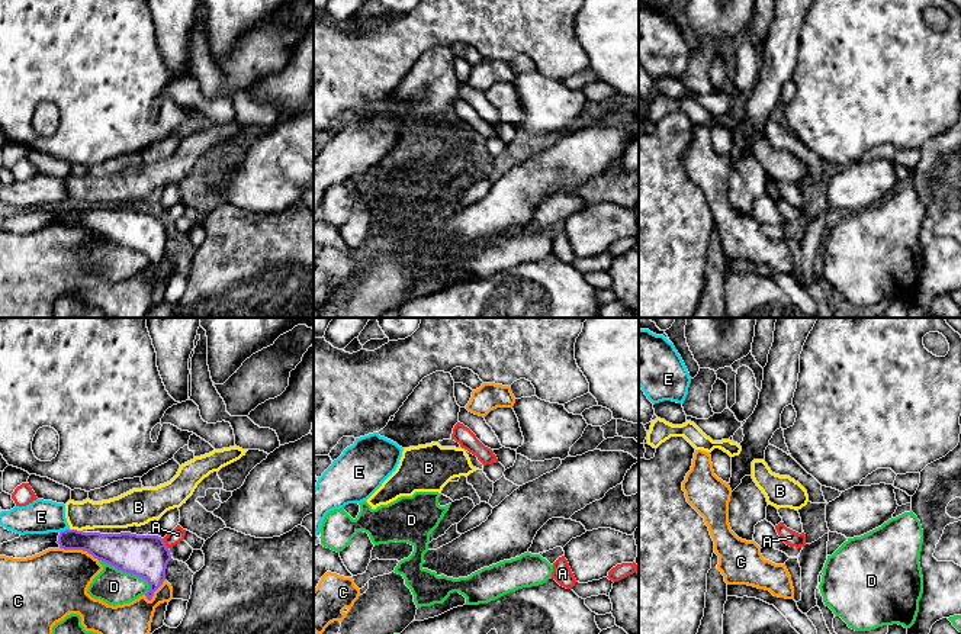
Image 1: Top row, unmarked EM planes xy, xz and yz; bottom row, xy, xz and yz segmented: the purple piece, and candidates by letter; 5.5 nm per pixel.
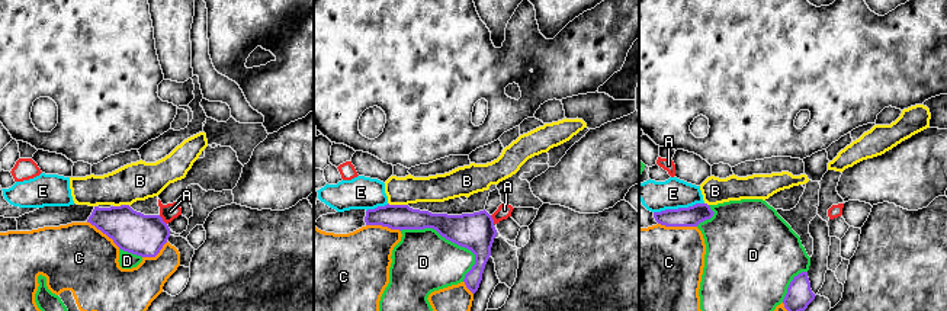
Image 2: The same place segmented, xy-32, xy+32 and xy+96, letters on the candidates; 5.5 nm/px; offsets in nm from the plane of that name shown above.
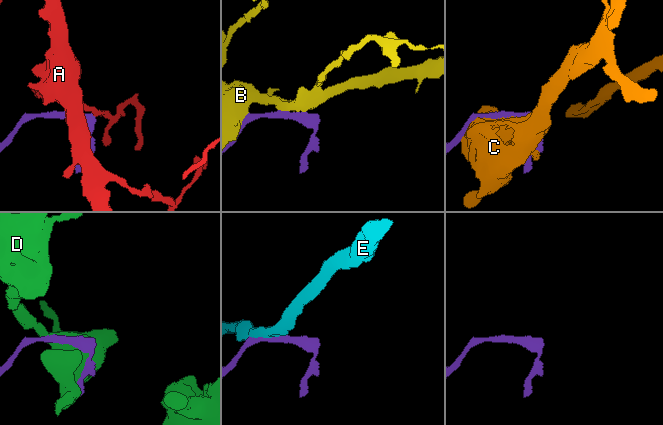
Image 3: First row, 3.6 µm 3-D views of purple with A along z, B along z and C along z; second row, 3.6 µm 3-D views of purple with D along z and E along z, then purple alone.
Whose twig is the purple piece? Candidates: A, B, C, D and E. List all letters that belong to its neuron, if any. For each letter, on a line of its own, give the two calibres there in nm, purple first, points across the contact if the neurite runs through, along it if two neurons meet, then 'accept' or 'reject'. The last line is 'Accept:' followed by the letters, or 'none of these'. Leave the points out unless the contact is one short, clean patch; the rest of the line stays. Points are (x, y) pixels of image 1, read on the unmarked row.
A: 240/80 nm | along xy (161, 213), (167, 224) | reject
B: 180/170 nm | reject
C: 200/380 nm | reject
D: 240/200 nm | reject
E: 160/190 nm | reject
Accept: none of these

